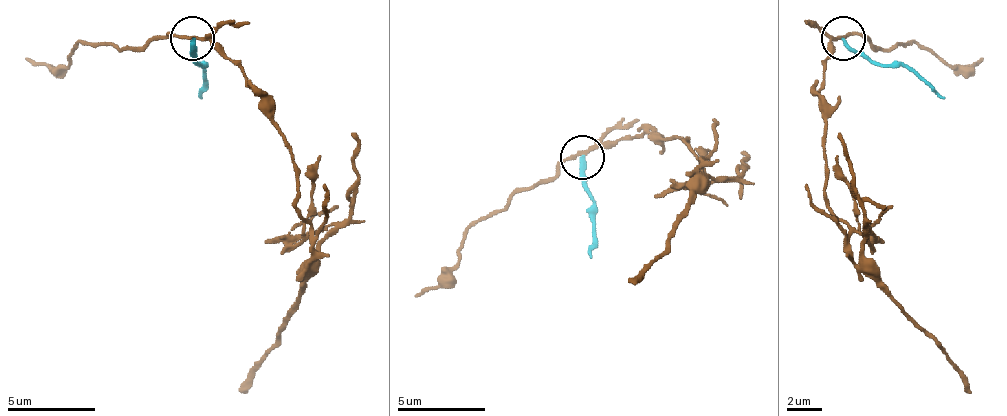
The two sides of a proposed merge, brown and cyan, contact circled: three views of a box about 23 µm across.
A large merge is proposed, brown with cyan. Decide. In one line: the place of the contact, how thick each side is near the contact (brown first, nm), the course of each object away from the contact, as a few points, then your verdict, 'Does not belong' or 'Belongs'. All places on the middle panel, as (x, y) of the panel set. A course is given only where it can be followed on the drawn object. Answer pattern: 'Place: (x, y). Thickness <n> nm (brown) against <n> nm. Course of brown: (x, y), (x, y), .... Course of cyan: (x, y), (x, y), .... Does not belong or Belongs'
Place: (582, 157). Thickness 180 nm (brown) against 240 nm. Course of brown: (581, 154), (634, 136), (669, 136), (686, 140), (700, 162), (695, 198), (669, 246), (629, 281). Course of cyan: (581, 158), (594, 198), (590, 259). Does not belong

